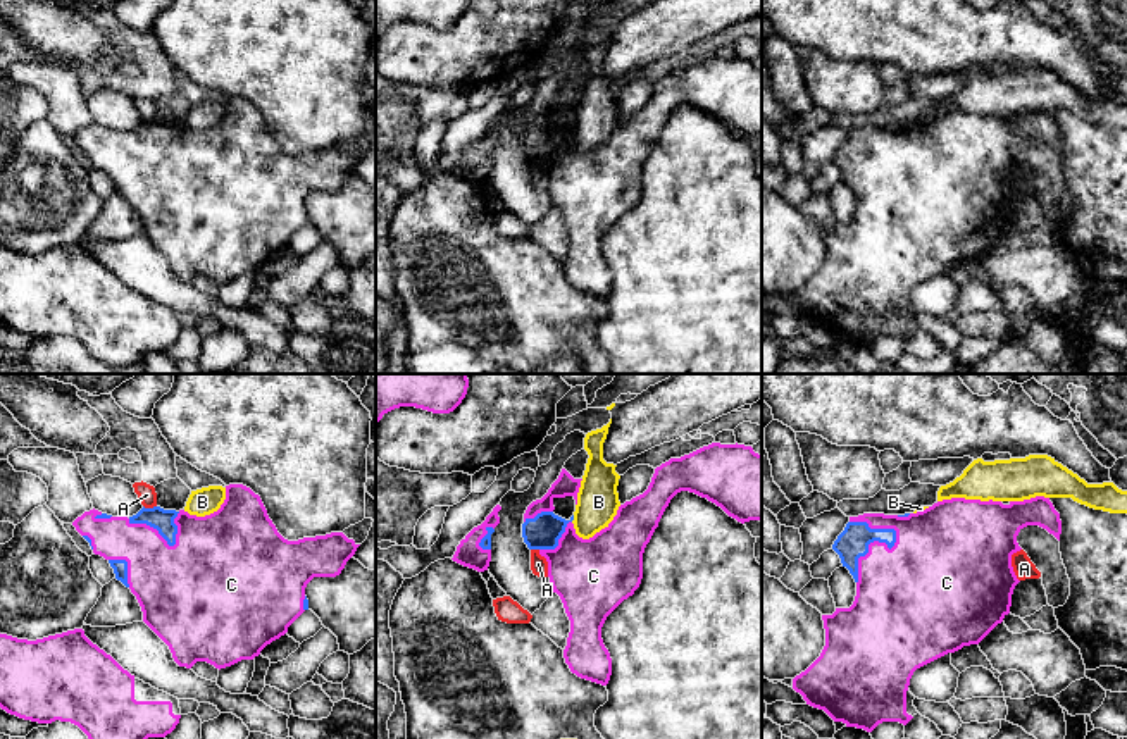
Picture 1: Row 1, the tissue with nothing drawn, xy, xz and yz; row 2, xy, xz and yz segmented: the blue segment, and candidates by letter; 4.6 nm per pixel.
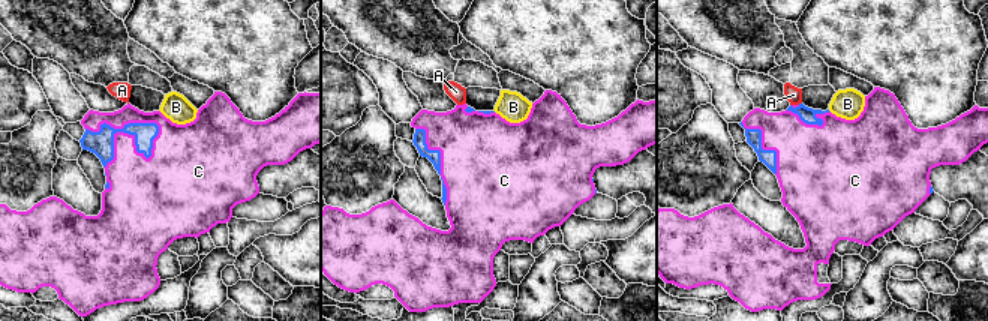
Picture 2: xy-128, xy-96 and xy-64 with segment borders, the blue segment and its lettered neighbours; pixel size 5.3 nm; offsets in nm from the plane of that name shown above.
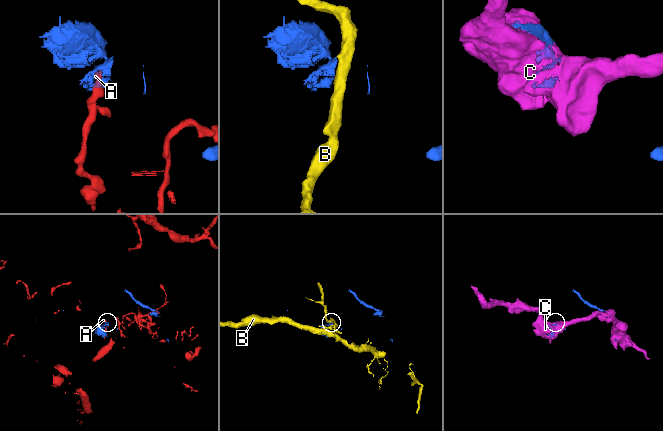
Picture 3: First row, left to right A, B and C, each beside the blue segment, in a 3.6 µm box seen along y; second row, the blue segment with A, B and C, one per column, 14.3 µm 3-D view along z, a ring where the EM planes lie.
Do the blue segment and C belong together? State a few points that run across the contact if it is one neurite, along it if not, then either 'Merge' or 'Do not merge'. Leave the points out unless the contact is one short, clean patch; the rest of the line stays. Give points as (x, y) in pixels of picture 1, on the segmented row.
Merge

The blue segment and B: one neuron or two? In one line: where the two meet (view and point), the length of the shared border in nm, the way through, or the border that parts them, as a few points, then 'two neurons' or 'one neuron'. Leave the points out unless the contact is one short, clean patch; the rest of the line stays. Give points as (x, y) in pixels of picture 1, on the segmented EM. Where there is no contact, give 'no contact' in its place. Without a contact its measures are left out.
meets blue in xz at (572, 519); contact 40 nm long; border along xz (574, 515), (571, 521); two neurons

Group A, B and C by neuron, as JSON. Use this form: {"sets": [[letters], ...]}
{"sets": [["A"], ["B"], ["C"]]}

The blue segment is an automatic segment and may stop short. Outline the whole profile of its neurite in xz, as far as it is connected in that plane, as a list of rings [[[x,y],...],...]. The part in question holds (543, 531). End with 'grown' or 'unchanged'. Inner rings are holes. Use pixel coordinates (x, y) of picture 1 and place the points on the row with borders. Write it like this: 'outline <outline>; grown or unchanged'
outline [[[712,443],[681,458],[670,458],[669,462],[655,469],[648,489],[643,494],[632,498],[631,501],[620,505],[613,520],[589,539],[582,539],[576,534],[572,524],[574,515],[569,520],[565,520],[553,513],[555,498],[572,496],[577,505],[577,493],[581,487],[581,481],[582,479],[574,479],[565,469],[562,469],[558,479],[551,484],[548,493],[541,500],[536,500],[527,506],[524,513],[522,537],[529,550],[538,550],[539,555],[546,558],[548,577],[553,593],[560,596],[565,613],[570,620],[570,632],[567,637],[567,646],[564,649],[565,663],[569,665],[570,672],[576,674],[577,677],[607,686],[612,675],[612,658],[603,644],[601,627],[607,617],[624,599],[632,596],[634,591],[639,587],[643,579],[644,548],[650,543],[655,529],[658,527],[658,522],[665,508],[669,506],[670,500],[681,491],[689,491],[715,503],[729,517],[736,519],[741,524],[750,520],[762,522],[762,455],[755,453],[751,446],[738,443],[736,444]]]; grown

